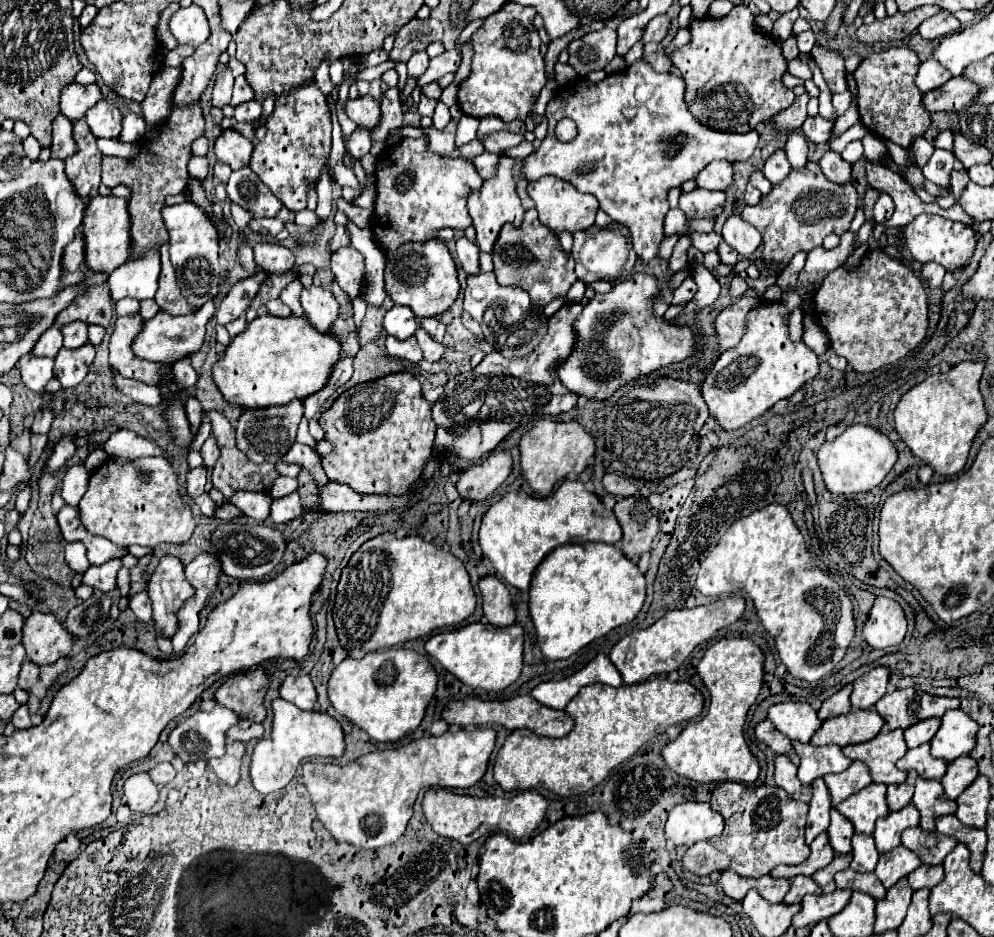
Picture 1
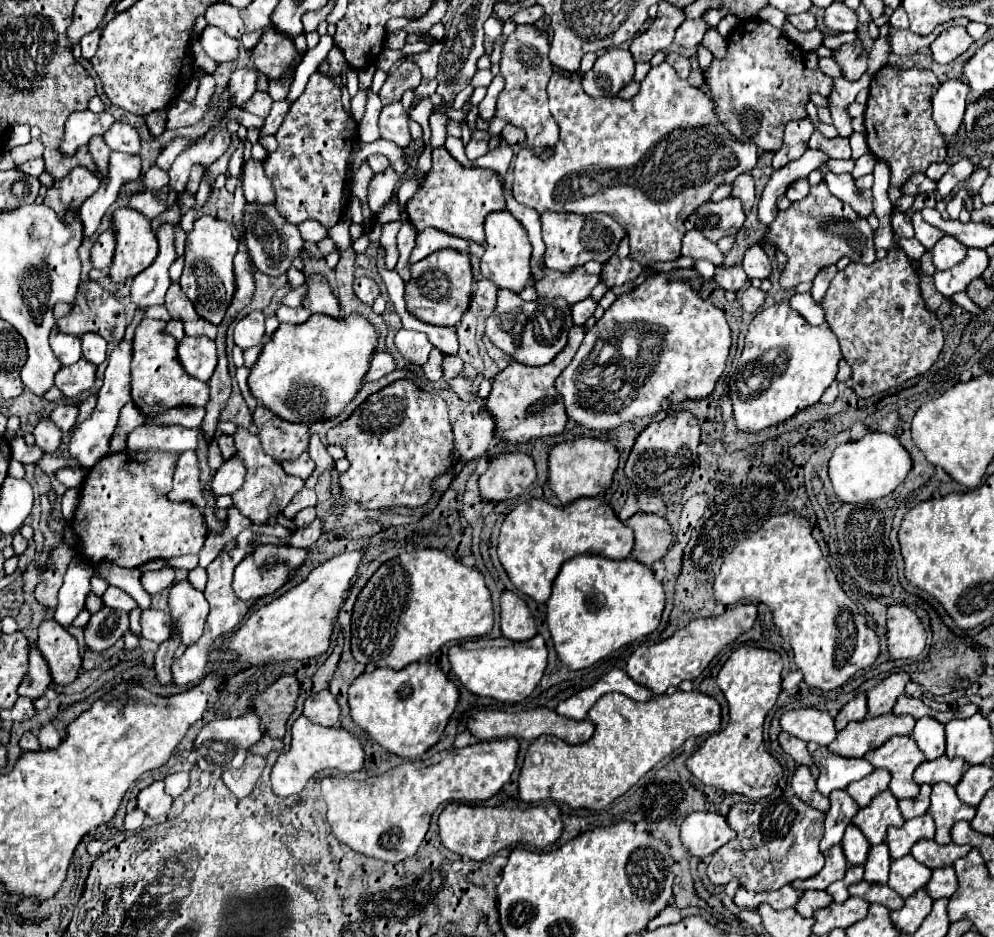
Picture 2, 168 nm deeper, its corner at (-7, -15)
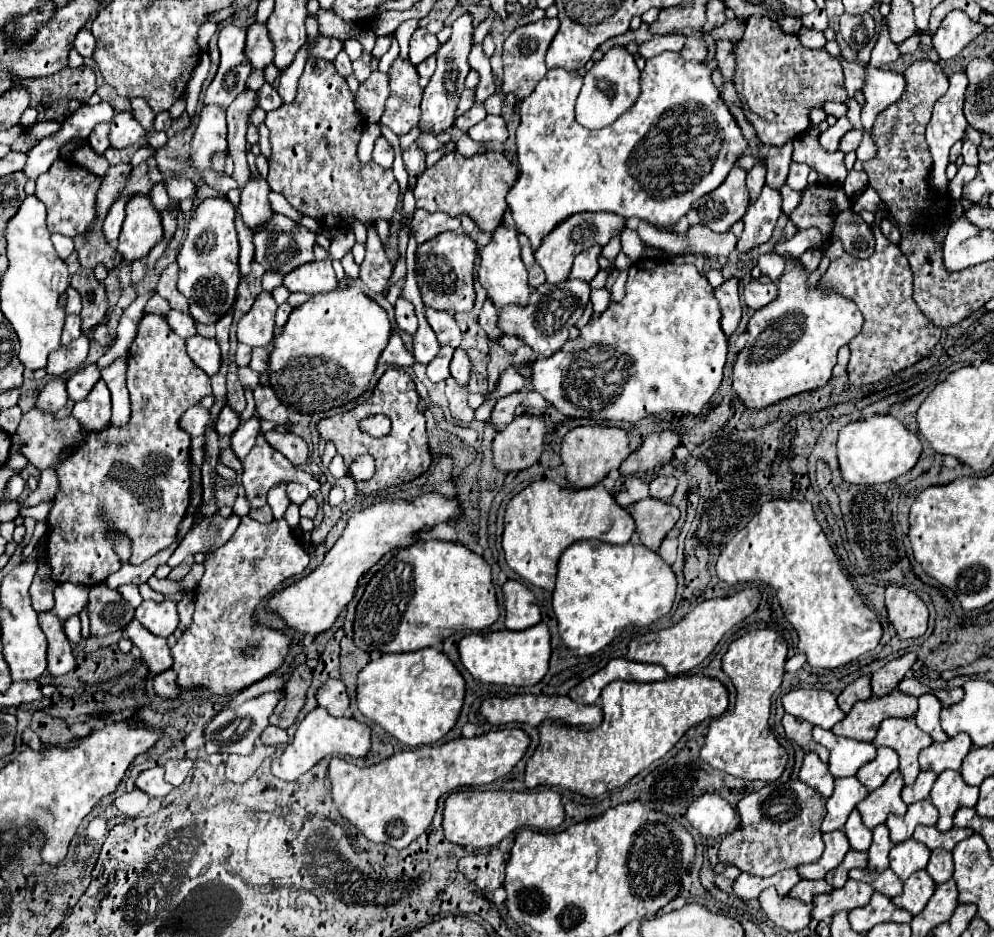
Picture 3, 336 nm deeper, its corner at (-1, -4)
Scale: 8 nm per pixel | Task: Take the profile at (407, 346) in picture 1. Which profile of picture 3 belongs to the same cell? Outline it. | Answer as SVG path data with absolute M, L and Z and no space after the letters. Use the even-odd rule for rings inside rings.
M443 345L437 353L437 357L427 365L427 377L433 381L433 383L439 383L439 381L445 381L449 377L449 361L453 357L453 347L447 347Z

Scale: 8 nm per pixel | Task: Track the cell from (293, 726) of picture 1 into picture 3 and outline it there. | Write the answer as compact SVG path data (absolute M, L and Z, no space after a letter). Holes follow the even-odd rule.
M317 707L317 709L309 711L305 715L305 719L299 723L293 741L285 747L281 757L273 759L271 773L283 781L295 781L299 775L307 773L323 757L329 757L329 755L365 757L369 747L371 747L369 735L371 735L371 731L365 723L359 723L355 719L349 719L349 717L337 719L337 717L331 717L329 713L325 713L325 709Z

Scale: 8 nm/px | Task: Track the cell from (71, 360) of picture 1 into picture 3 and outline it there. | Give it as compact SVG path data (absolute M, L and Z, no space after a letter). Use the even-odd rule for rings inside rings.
M81 335L69 345L63 345L57 353L49 355L47 373L51 377L67 377L69 373L77 371L85 363L87 353L89 353L89 339Z

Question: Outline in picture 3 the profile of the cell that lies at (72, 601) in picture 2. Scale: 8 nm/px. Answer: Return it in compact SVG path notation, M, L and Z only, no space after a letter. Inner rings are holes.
M59 583L54 590L55 604L53 613L65 621L71 615L79 615L83 605L87 603L87 591L89 587L77 585L77 583Z

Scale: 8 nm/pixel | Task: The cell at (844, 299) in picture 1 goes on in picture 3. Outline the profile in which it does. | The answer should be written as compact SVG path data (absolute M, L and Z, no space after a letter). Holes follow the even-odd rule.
M873 226L875 253L869 259L857 259L843 255L831 261L827 273L823 275L819 287L823 291L837 291L845 299L853 301L865 321L863 329L853 341L849 341L851 359L847 365L849 381L857 387L877 383L889 375L899 373L901 369L921 361L937 345L941 329L935 327L913 301L913 277L907 257L901 253L899 245L889 243L880 228Z

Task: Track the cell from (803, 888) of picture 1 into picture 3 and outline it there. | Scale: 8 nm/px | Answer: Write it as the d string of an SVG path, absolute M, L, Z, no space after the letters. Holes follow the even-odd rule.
M801 879L793 889L791 889L791 897L803 901L803 903L811 903L811 899L815 895L821 895L821 893L829 893L833 887L827 883L827 881L809 881L809 879Z

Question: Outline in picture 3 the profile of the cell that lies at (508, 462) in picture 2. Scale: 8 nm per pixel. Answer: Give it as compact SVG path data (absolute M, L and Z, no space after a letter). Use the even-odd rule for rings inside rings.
M515 417L491 443L493 465L503 473L519 473L535 465L545 443L545 425L537 417Z

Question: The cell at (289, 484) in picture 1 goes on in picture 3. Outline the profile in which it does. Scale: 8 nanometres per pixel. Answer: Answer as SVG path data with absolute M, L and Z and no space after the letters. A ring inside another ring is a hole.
M289 483L287 485L287 497L291 503L297 503L301 505L307 497L309 497L309 491L305 485L299 485L299 483Z

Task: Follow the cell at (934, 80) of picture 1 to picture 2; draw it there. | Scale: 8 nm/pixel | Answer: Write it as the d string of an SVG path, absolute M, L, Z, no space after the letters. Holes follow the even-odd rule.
M947 80L933 96L933 120L947 144L955 140L955 134L963 124L969 92L971 88L967 88L961 80Z

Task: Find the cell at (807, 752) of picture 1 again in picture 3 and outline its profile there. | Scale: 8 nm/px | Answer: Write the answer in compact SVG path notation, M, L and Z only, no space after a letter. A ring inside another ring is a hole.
M813 727L813 741L821 743L829 751L829 773L833 777L851 777L857 769L869 763L877 751L871 743L861 743L855 739L843 739L825 731L821 727Z

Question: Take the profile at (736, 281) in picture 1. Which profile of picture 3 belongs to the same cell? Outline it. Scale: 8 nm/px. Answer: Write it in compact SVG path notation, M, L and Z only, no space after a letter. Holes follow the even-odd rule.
M749 281L745 287L743 287L743 297L745 297L745 303L751 307L751 309L759 309L761 305L767 305L769 301L773 301L773 297L777 295L777 287L775 283L759 283L759 281Z

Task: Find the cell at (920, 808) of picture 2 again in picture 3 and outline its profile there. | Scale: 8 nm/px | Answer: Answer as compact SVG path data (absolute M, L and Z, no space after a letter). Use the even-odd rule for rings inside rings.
M921 771L919 777L917 777L917 781L915 781L913 785L903 787L901 799L903 799L907 805L911 805L911 803L915 803L915 801L921 801L921 799L929 797L929 791L931 791L935 779L937 779L937 775L935 775L933 771Z

